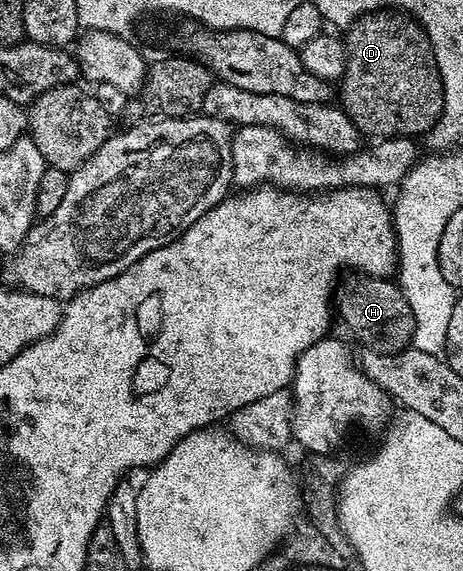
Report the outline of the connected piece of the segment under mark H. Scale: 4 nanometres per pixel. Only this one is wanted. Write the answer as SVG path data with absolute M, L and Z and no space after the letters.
M353 273L349 279L340 284L335 295L335 311L341 314L349 331L370 351L382 351L384 355L394 355L396 351L406 350L412 344L415 333L415 317L411 313L411 305L407 305L407 297L403 297L400 286L392 278L375 279L360 273Z

